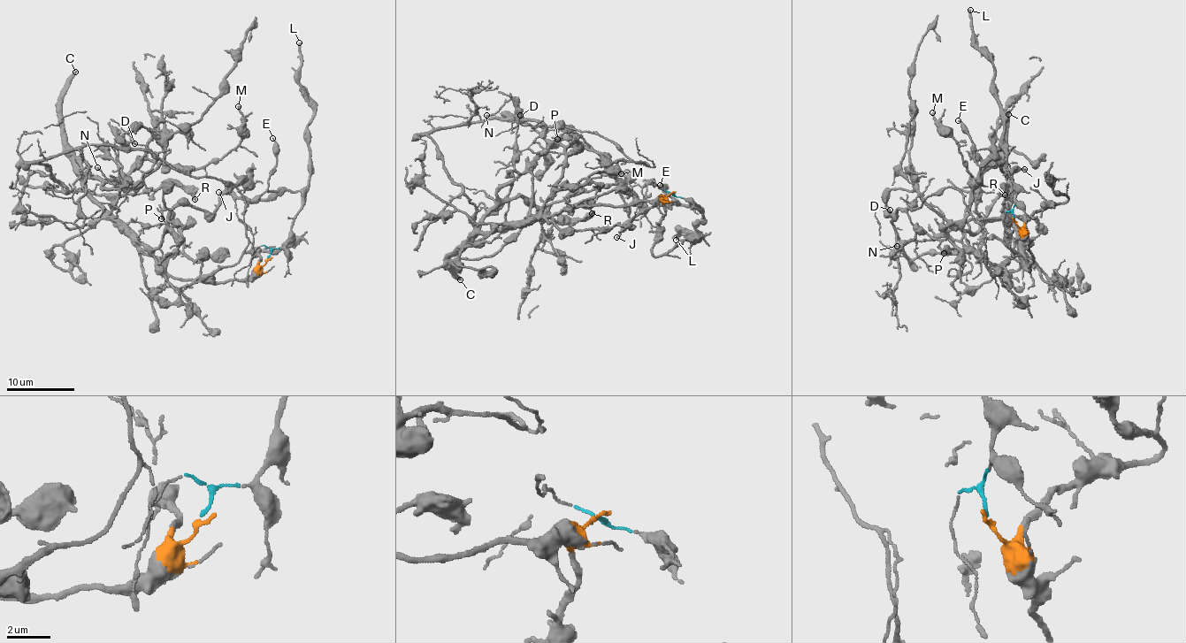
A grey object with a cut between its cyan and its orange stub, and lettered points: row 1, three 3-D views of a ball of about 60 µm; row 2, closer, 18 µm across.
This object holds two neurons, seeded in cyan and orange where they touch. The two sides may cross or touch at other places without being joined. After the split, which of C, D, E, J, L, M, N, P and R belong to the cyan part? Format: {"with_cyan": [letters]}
{"with_cyan": ["E", "J", "L"]}

